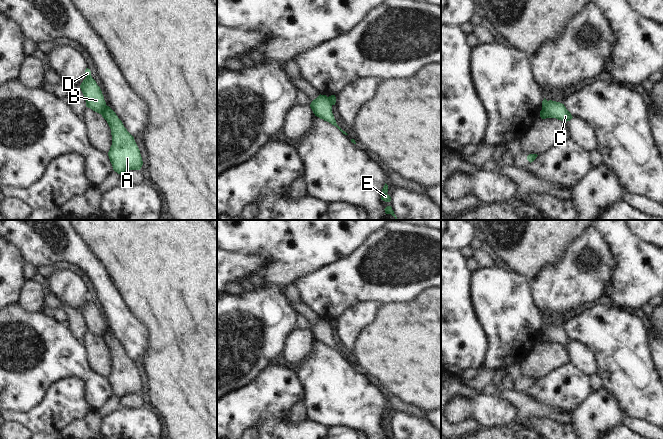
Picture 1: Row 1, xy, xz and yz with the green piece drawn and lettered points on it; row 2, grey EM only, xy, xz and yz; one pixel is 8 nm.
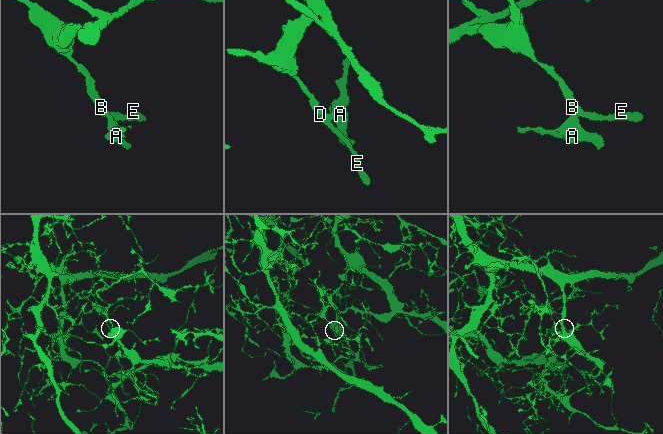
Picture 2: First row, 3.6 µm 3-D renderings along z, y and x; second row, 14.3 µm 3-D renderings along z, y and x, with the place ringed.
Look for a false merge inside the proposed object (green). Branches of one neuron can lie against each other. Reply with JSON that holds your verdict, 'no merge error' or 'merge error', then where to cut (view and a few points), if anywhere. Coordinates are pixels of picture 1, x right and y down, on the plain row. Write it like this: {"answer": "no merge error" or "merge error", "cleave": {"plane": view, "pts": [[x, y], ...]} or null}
{"answer": "merge error", "cleave": {"plane": "yz", "pts": [[542, 332], [551, 341]]}}

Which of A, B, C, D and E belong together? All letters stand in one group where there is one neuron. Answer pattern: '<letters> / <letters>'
A / B C D E

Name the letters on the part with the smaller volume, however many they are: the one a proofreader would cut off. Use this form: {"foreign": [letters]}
{"foreign": ["A"]}

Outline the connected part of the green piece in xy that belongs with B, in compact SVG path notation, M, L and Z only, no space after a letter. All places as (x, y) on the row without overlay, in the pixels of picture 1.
M86 292L85 300L80 312L86 325L86 331L102 338L107 330L102 315L92 302L90 293Z

